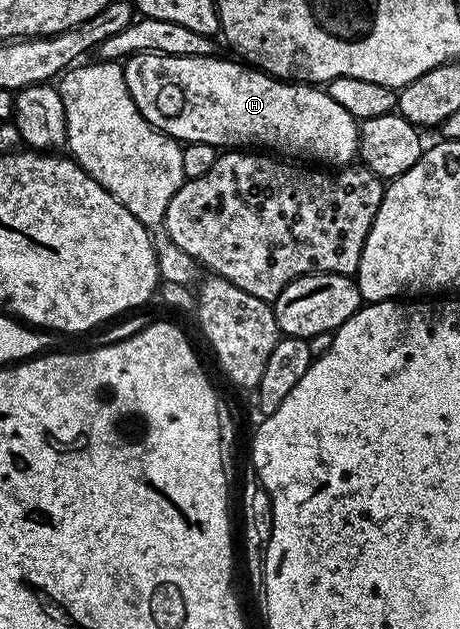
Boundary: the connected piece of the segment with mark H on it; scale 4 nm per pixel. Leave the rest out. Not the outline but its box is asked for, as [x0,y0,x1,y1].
[122,54,359,168]

